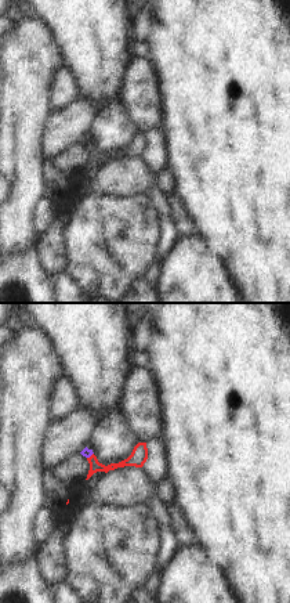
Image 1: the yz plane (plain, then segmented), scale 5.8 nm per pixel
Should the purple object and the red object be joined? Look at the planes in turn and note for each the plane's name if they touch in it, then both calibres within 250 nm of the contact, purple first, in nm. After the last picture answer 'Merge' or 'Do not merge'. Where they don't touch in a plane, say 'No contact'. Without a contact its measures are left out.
Touches purple in yz. Thickness 50 nm (purple) against 70 nm.

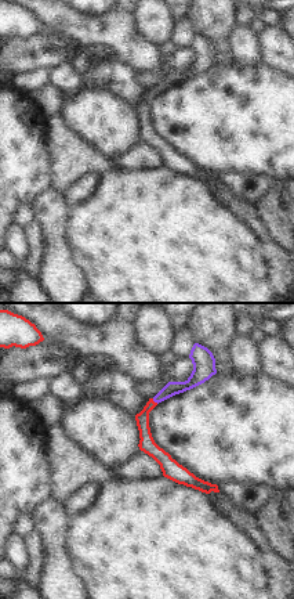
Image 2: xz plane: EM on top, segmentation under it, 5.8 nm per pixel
Touches purple in xz. Thickness 80 nm (purple) against 90 nm.

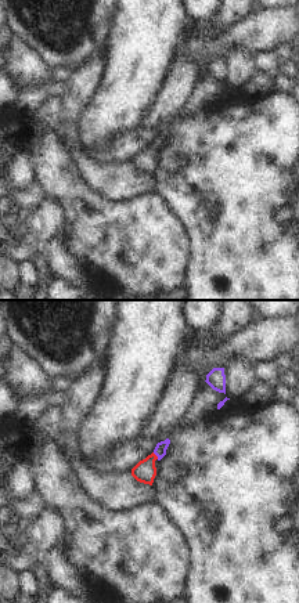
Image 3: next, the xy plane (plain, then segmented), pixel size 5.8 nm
Touches purple in xy. Thickness 70 nm (purple) against 130 nm.

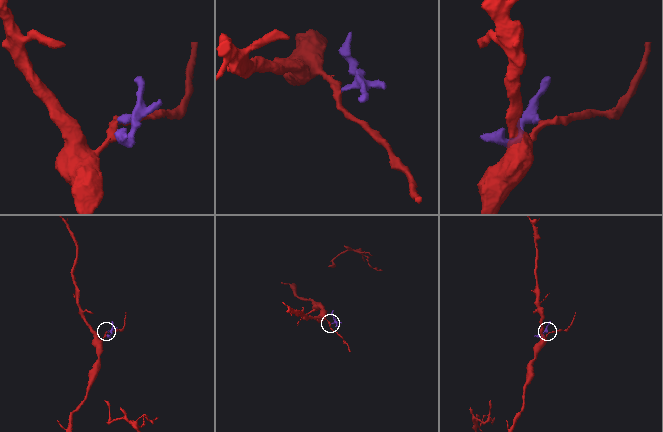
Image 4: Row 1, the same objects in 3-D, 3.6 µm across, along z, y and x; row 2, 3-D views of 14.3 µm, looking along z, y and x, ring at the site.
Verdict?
Merge.

